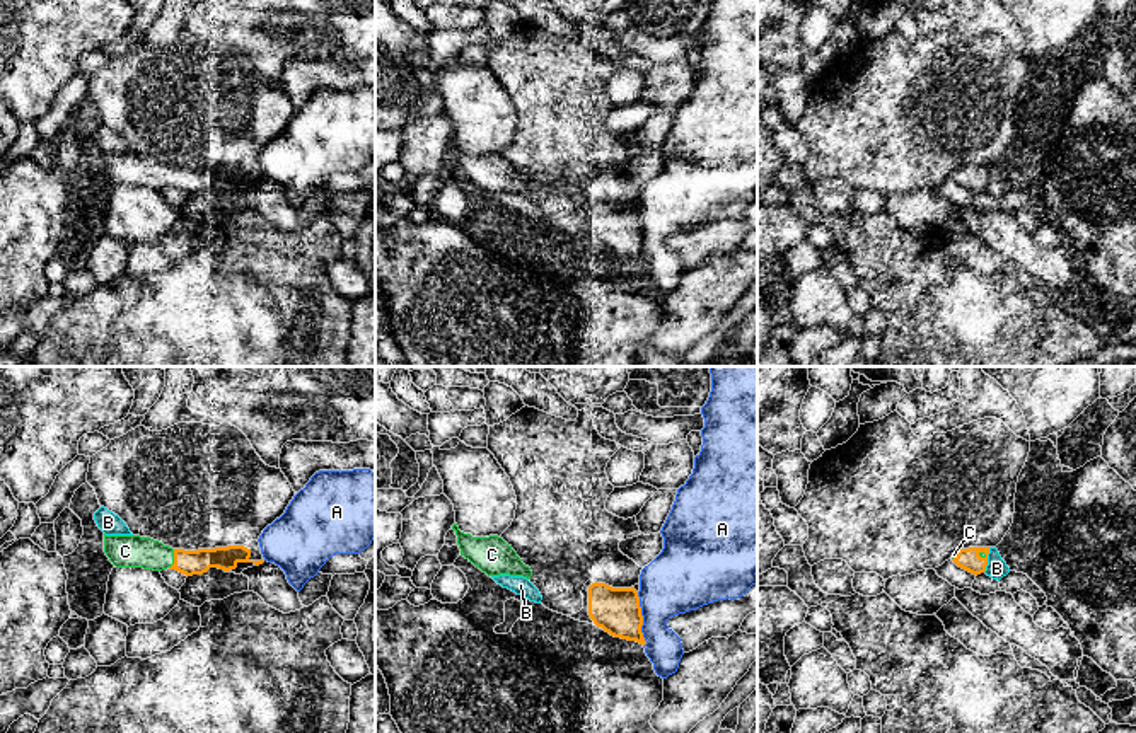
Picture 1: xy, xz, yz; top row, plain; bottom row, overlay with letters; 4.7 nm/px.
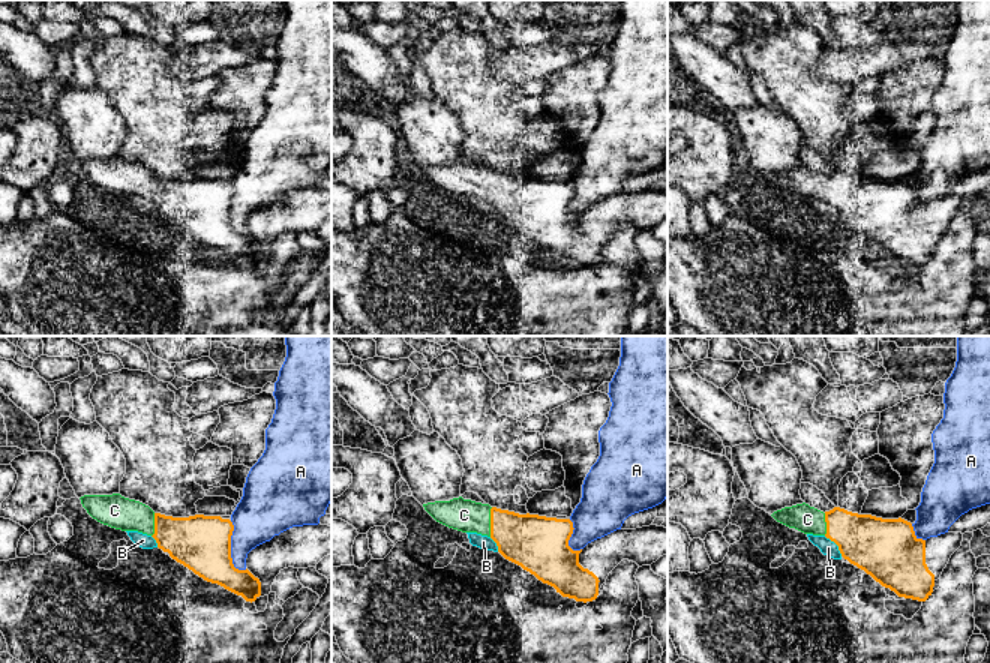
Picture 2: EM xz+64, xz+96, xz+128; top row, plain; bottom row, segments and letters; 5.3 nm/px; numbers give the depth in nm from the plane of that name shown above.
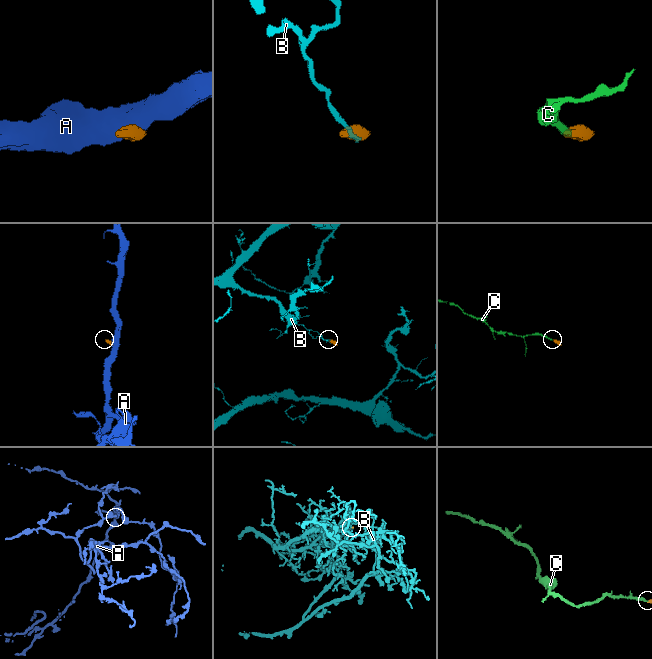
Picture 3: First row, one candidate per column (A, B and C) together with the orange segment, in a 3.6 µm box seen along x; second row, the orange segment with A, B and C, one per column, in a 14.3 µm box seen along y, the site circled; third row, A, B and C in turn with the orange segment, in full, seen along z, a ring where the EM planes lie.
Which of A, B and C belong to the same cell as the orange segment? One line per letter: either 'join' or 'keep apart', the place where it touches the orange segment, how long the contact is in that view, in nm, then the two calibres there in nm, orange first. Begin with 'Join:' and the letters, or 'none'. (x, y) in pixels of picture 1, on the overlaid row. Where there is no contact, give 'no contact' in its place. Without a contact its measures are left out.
Join: C
A: keep apart; contact xz (642, 619); length 260 nm; calibres 220 and 300 nm
B: keep apart; contact yz (986, 559); length 120 nm; calibres 110 and 100 nm
C: join; contact xy (174, 559); length 100 nm; calibres 120 and 160 nm

